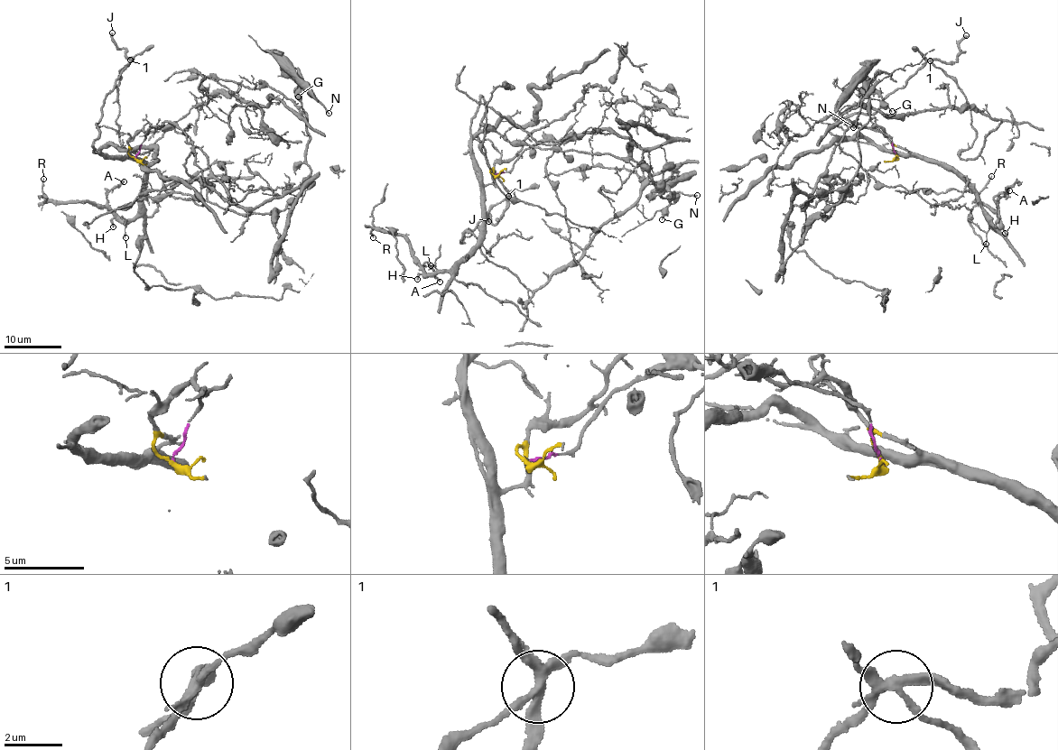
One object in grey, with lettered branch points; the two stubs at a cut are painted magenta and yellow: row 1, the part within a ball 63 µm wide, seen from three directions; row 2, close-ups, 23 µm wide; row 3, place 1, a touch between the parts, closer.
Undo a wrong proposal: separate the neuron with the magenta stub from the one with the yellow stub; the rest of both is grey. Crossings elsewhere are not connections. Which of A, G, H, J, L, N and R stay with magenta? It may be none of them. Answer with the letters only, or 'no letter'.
G, N

